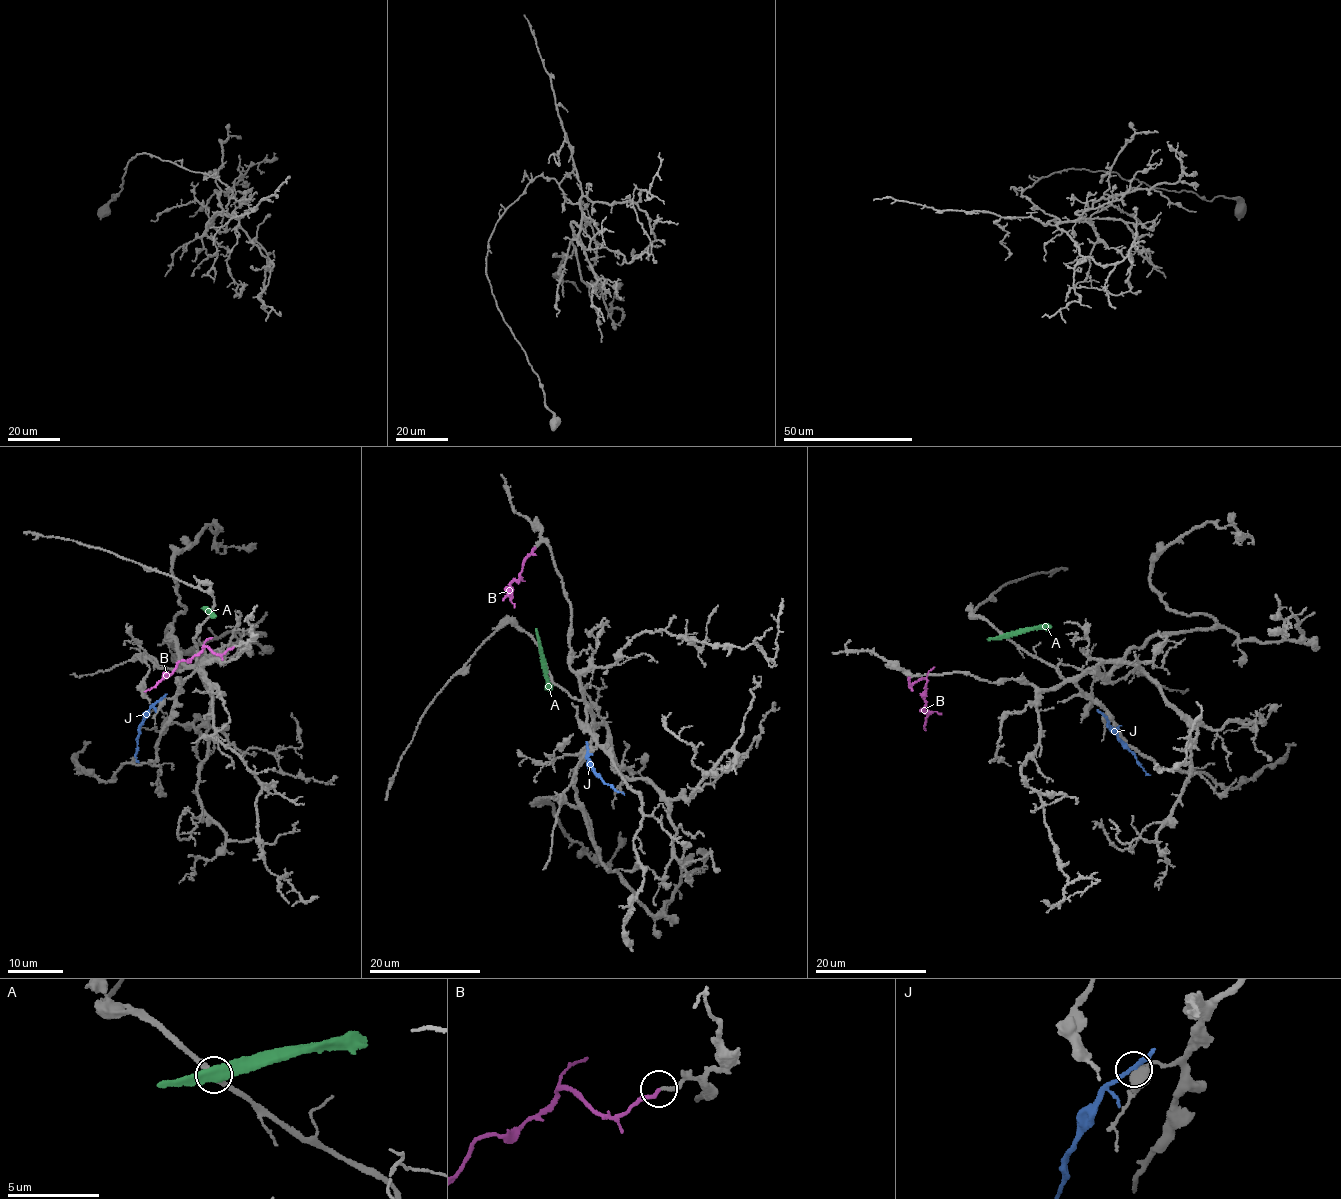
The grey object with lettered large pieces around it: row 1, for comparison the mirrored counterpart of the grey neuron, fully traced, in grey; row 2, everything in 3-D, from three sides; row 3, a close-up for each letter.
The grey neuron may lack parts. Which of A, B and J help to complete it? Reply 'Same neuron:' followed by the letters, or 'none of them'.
Same neuron: B

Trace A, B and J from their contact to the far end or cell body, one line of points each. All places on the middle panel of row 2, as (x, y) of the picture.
A: (540, 646), (550, 691)
B: (535, 547), (520, 576), (510, 583), (512, 587), (502, 600)
J: (588, 749), (587, 758), (597, 775), (624, 795)

